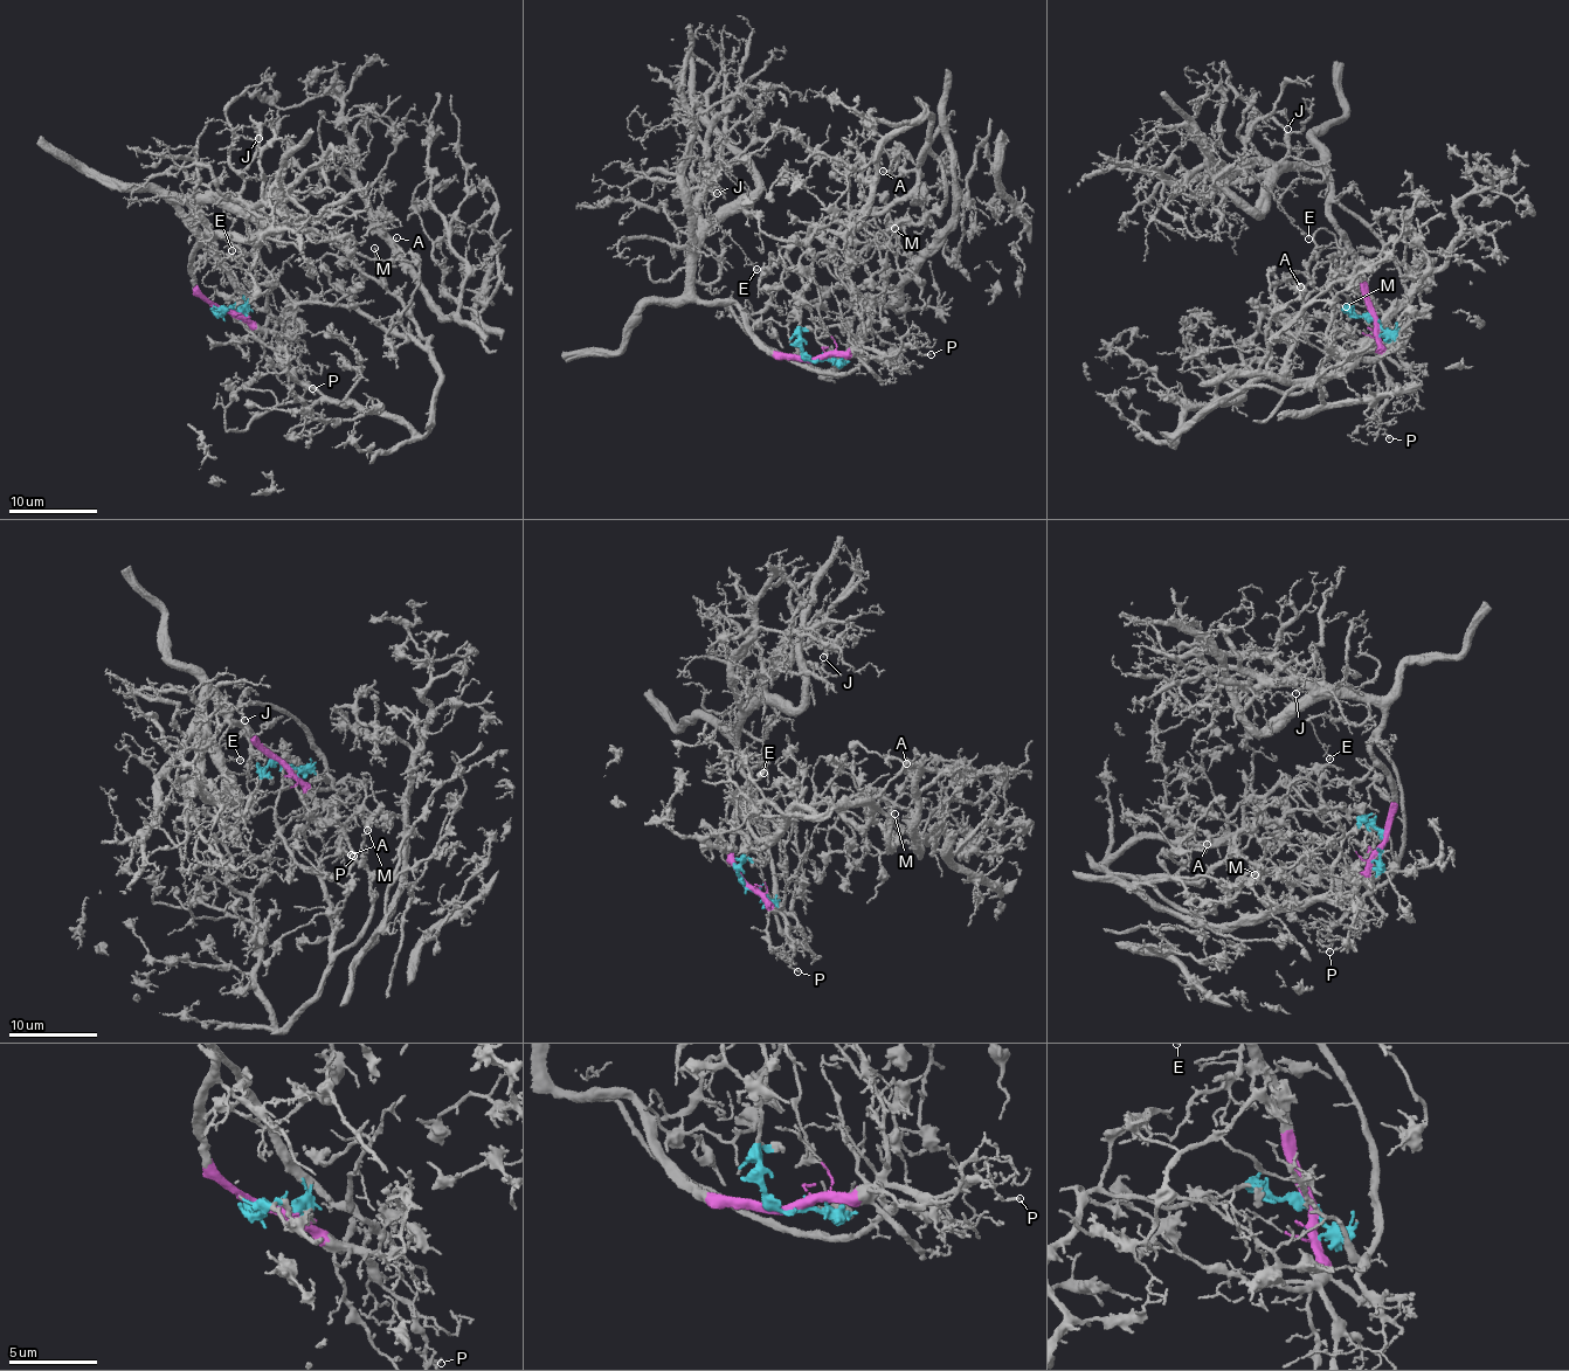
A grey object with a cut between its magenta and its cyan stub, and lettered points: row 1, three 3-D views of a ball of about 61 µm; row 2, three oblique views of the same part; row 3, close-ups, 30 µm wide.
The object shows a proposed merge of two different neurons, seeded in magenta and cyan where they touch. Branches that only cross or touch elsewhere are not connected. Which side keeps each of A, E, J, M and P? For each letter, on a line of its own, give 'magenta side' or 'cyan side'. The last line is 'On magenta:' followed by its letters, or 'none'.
A: cyan side
E: magenta side
J: magenta side
M: cyan side
P: magenta side
On magenta: E, J, P

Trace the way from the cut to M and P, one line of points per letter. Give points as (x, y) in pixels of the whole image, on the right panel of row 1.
M: (1375, 320), (1260, 312), (1243, 390), (1191, 408), (1172, 443), (1252, 387), (1305, 390), (1347, 306)
P: (1375, 320), (1380, 324), (1381, 360), (1388, 389), (1381, 417), (1389, 440)

